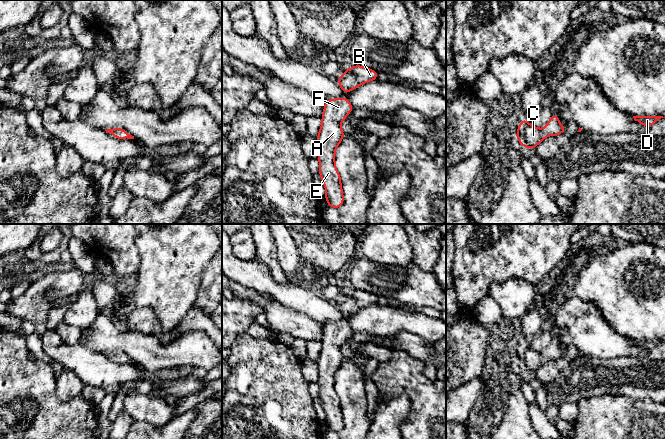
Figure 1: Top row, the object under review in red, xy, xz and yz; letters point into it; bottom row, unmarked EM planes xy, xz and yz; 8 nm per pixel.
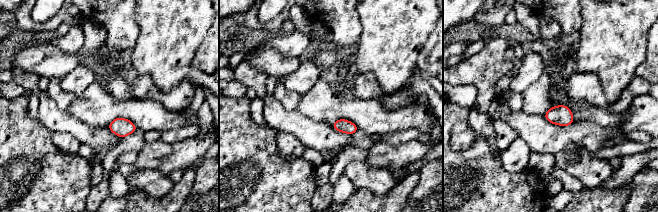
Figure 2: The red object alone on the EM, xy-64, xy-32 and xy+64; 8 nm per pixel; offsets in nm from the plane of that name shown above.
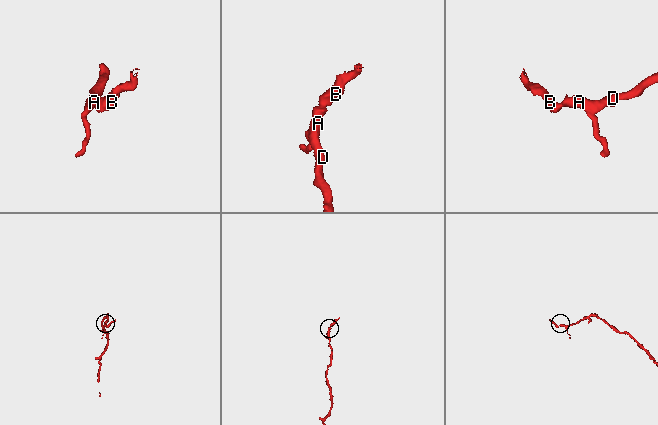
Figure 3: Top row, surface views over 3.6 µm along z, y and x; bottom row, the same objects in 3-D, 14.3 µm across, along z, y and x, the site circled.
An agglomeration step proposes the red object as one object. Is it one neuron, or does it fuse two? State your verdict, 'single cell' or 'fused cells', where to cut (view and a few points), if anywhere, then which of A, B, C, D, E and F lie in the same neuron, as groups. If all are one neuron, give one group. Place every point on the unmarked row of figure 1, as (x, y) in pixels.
single cell; cut none; groups A B C D E F

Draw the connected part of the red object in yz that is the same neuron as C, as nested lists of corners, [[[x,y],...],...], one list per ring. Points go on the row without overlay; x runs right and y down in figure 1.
[[[554,337],[544,353],[536,352],[527,343],[522,343],[516,362],[523,371],[534,373],[547,359],[556,361],[564,356],[566,356],[566,351],[560,348],[558,339]]]

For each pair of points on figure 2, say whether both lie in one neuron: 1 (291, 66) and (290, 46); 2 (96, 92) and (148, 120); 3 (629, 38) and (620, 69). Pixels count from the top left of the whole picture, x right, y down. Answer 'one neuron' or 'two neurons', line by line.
1: two neurons
2: one neuron
3: one neuron

